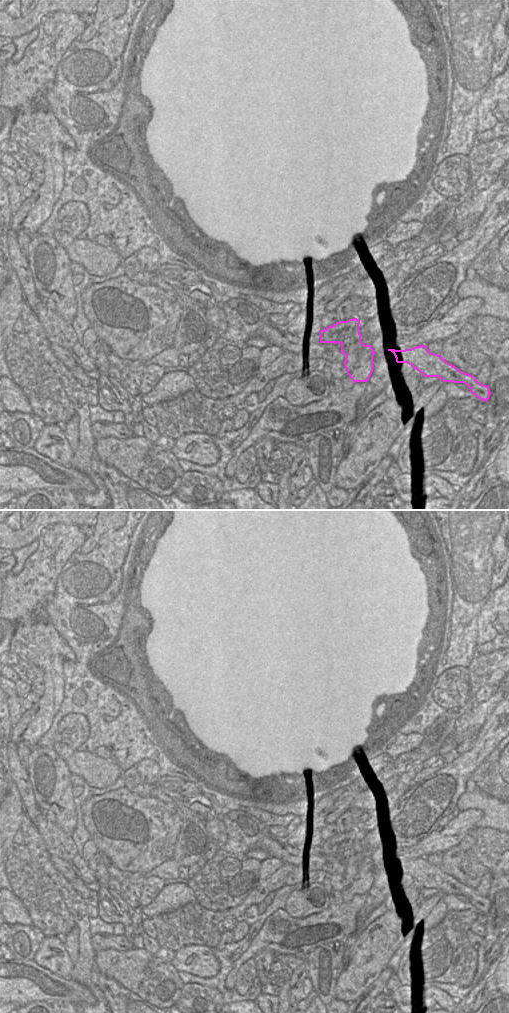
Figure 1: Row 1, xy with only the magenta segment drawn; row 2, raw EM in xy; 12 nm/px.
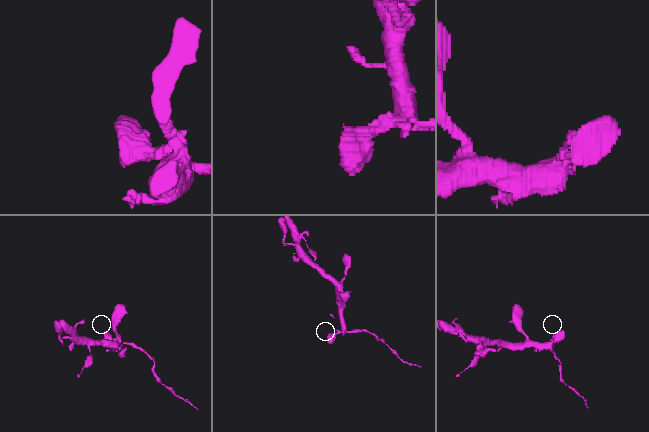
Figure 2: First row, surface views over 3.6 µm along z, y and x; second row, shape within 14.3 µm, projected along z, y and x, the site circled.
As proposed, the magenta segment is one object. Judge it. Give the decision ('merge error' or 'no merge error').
merge error

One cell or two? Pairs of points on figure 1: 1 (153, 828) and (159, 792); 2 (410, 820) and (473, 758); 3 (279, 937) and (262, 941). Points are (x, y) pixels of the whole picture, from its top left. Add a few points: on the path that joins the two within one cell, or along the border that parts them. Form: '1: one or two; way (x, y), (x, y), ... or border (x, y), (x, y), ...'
1: two; border (150, 796), (165, 803)
2: one; way (426, 804), (457, 773)
3: one; way (275, 937), (266, 938)

